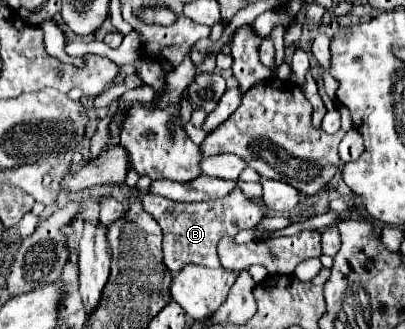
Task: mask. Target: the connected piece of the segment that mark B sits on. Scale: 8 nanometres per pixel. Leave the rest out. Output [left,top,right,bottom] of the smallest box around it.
[143,190,261,272]

